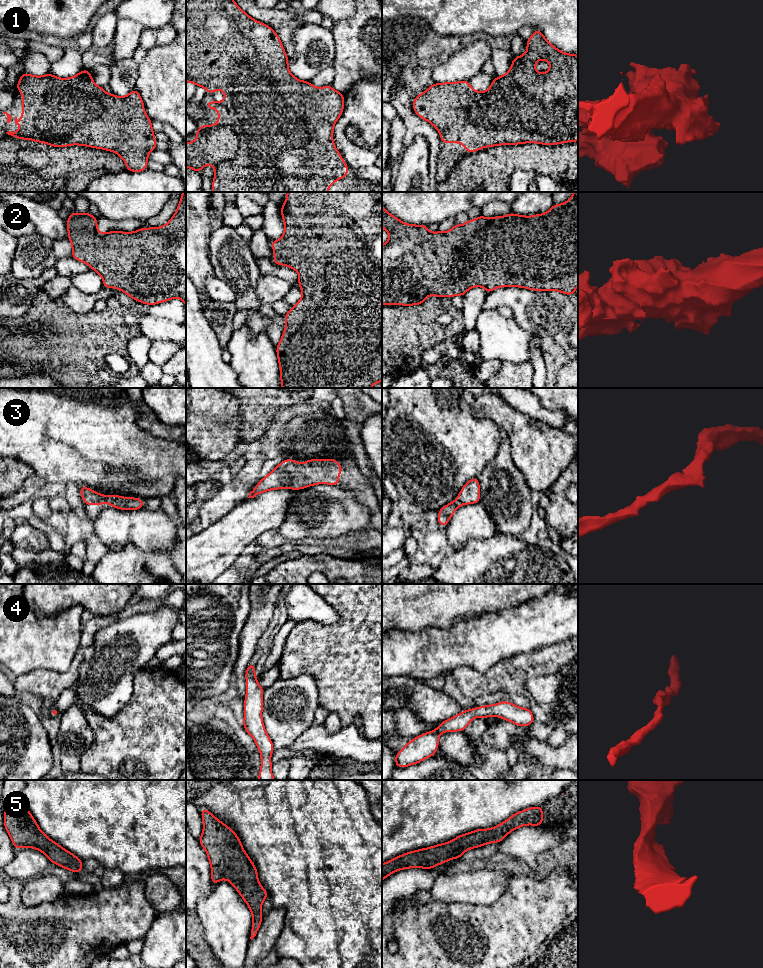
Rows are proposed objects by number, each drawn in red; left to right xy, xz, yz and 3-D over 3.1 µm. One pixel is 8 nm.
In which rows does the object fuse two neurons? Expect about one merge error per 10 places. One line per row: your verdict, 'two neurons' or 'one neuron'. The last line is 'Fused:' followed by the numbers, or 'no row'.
1: one neuron
2: one neuron
3: one neuron
4: one neuron
5: one neuron
Fused: no row

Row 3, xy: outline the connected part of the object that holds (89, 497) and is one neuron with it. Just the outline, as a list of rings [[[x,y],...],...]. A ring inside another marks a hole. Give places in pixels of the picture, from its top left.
[[[79,486],[80,494],[85,505],[104,505],[107,499],[110,500],[109,507],[115,507],[121,510],[137,510],[144,508],[144,499],[136,497],[125,498],[120,495],[103,495],[87,488]]]

